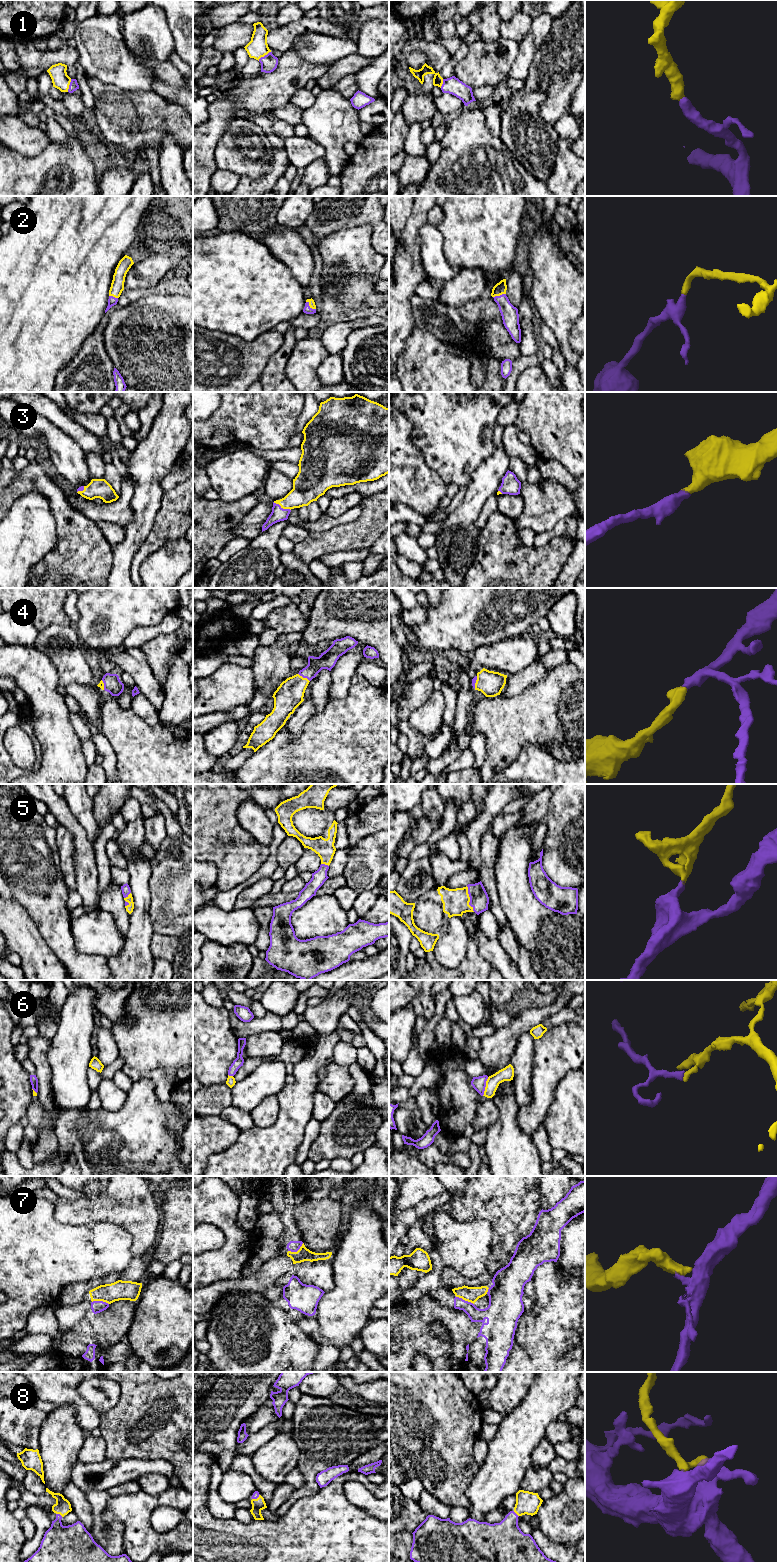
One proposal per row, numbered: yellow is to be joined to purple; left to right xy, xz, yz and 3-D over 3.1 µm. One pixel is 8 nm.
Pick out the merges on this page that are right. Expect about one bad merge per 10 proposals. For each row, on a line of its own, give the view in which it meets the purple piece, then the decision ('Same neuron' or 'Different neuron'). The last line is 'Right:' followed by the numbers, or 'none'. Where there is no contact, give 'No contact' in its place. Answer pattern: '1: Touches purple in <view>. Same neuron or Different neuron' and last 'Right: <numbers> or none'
1: Touches purple in xz. Same neuron
2: Touches purple in xz. Same neuron
3: Touches purple in xz. Same neuron
4: Touches purple in xz. Same neuron
5: Touches purple in yz. Same neuron
6: Touches purple in yz. Different neuron
7: Touches purple in yz. Different neuron
8: Touches purple in xy. Same neuron
Right: 1, 2, 3, 4, 5, 8

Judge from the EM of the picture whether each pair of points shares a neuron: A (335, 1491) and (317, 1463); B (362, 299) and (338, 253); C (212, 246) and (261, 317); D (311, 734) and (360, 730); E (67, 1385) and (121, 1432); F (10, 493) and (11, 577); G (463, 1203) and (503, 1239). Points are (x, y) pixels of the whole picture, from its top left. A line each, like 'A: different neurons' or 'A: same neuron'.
A: different neurons
B: same neuron
C: same neuron
D: same neuron
E: different neurons
F: different neurons
G: same neuron

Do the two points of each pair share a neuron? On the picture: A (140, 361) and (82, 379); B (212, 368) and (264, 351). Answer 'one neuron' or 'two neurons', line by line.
A: two neurons
B: one neuron

